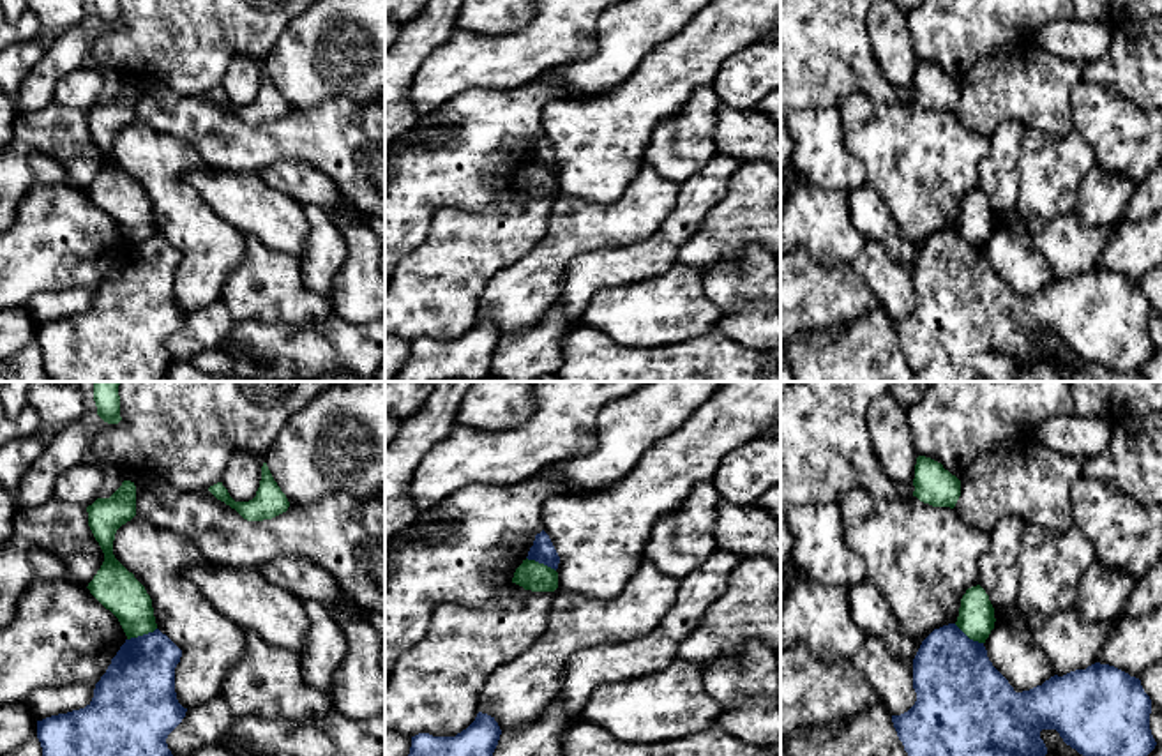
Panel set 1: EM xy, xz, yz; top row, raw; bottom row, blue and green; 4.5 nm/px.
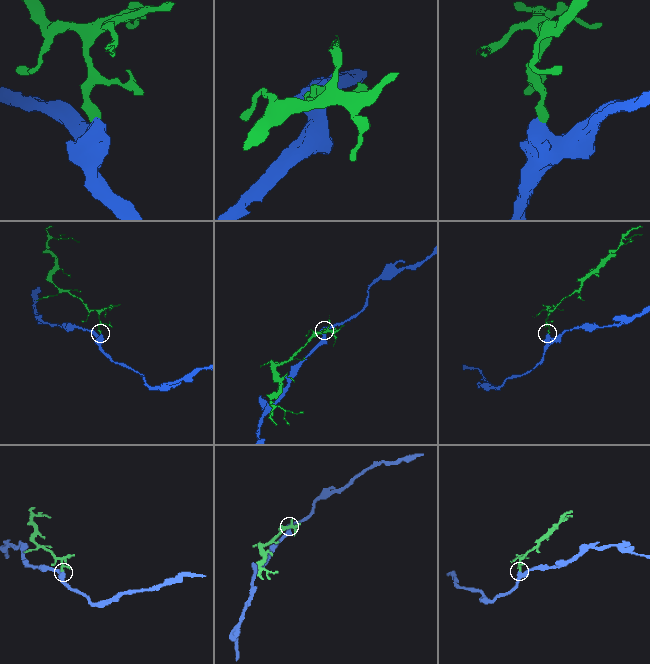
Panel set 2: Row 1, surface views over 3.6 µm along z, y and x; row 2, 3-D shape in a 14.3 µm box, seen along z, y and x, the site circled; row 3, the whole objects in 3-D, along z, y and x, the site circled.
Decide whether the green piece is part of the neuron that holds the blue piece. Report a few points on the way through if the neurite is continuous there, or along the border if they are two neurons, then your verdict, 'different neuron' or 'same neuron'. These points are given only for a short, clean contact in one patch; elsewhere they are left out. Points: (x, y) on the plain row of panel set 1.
border along xy (156, 232), (128, 244); different neuron

